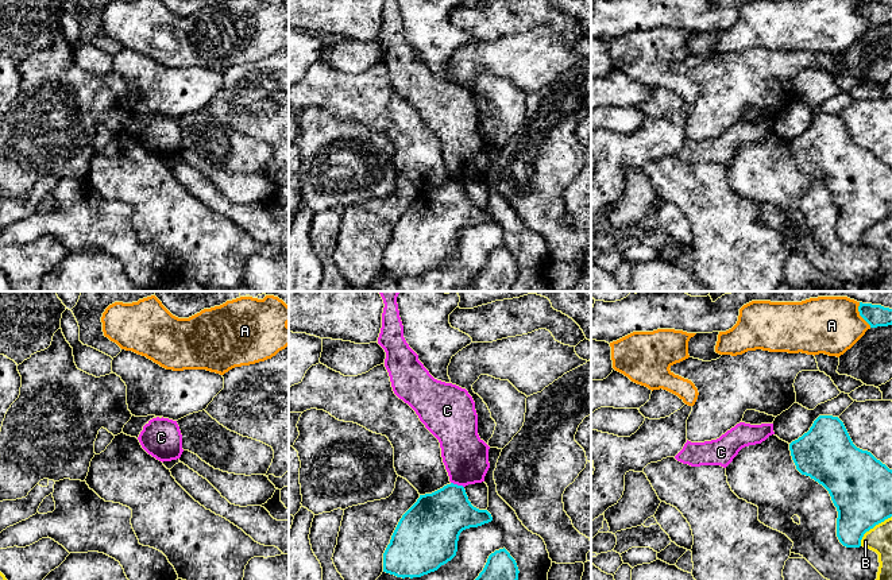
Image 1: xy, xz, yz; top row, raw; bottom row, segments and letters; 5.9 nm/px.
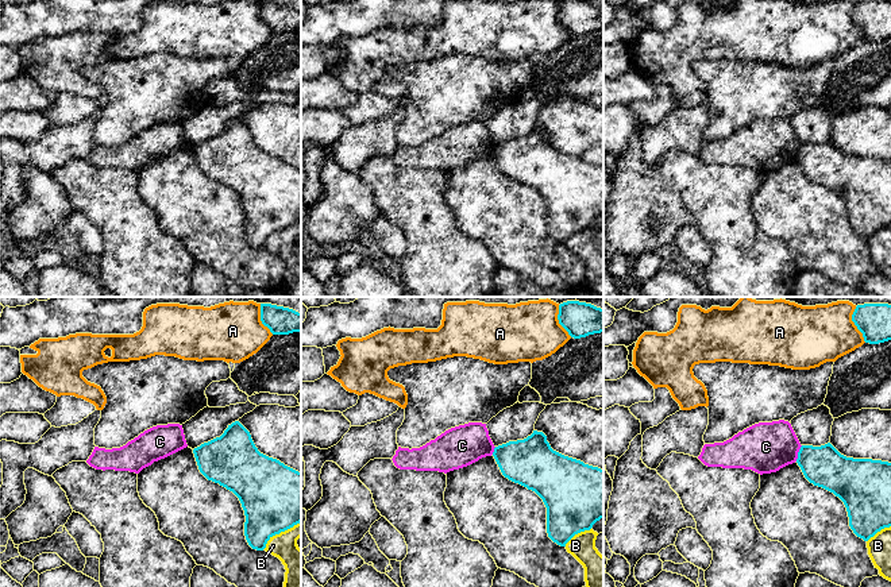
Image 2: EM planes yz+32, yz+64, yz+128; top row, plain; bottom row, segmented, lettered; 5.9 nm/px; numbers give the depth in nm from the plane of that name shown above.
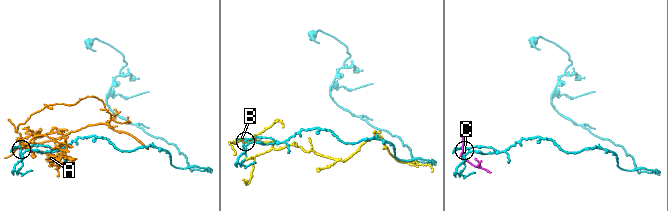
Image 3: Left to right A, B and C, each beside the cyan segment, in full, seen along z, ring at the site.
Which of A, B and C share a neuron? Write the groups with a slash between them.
A / B / C

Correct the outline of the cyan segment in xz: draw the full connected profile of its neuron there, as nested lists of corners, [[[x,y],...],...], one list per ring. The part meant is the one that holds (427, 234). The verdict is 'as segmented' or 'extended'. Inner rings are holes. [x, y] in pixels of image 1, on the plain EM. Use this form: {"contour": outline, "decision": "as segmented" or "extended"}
{"contour": [[[447,182],[420,193],[399,217],[383,251],[383,270],[421,275],[451,259],[463,228],[493,219],[487,208],[471,202],[463,183]]], "decision": "as segmented"}

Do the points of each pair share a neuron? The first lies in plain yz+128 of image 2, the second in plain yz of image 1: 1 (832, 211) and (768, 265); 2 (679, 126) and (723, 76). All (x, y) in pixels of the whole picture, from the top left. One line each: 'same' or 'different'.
1: different
2: different

